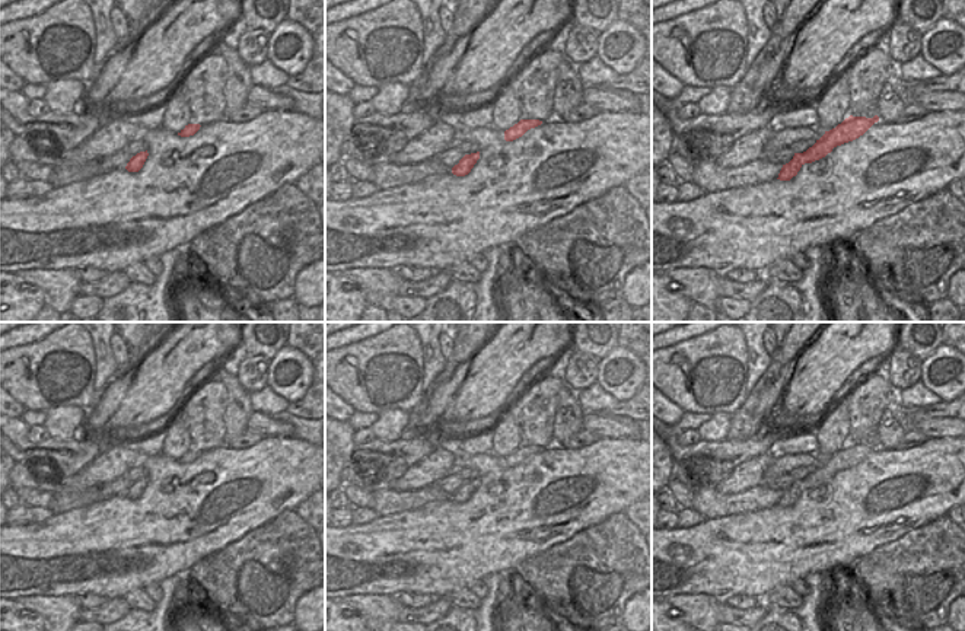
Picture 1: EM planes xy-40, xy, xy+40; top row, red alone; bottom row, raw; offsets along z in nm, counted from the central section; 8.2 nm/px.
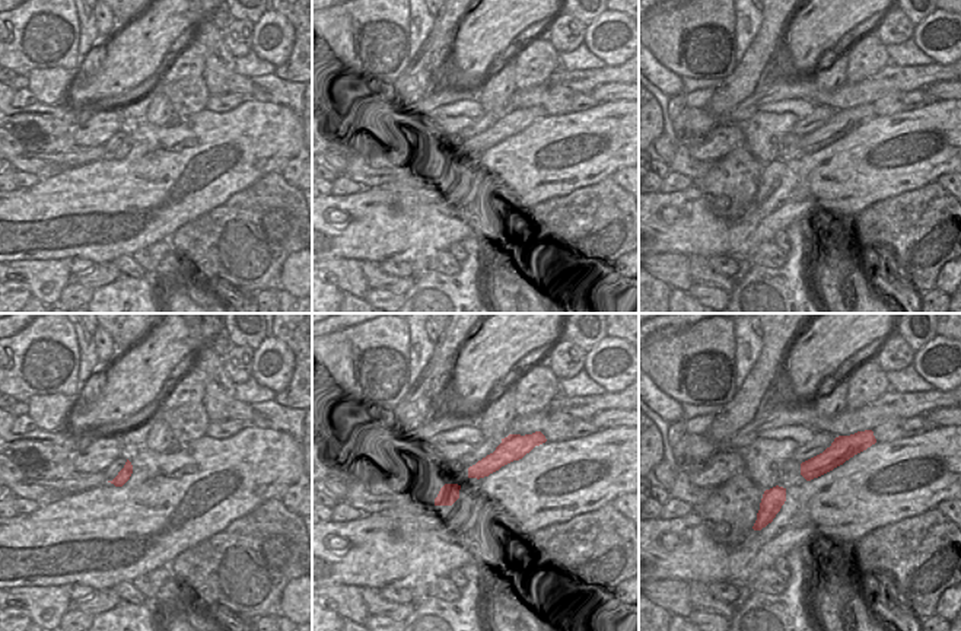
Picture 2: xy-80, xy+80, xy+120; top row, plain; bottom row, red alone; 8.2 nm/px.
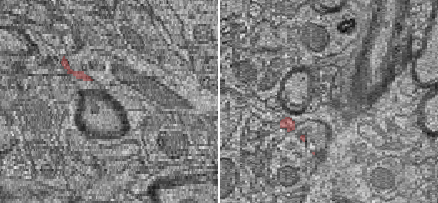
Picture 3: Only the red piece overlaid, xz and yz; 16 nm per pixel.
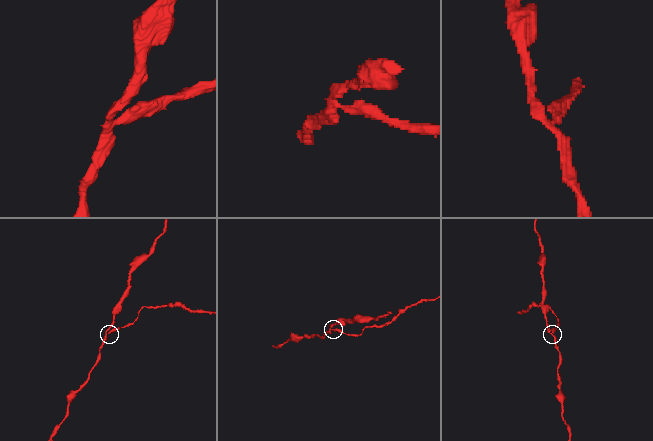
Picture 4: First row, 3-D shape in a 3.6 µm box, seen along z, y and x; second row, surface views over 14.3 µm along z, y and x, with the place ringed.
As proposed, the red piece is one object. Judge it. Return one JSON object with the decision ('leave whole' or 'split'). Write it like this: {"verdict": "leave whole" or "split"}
{"verdict": "split"}

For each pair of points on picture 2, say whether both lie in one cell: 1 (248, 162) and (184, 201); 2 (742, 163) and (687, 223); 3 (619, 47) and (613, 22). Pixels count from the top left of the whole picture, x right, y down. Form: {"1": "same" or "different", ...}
{"1": "same", "2": "different", "3": "same"}

